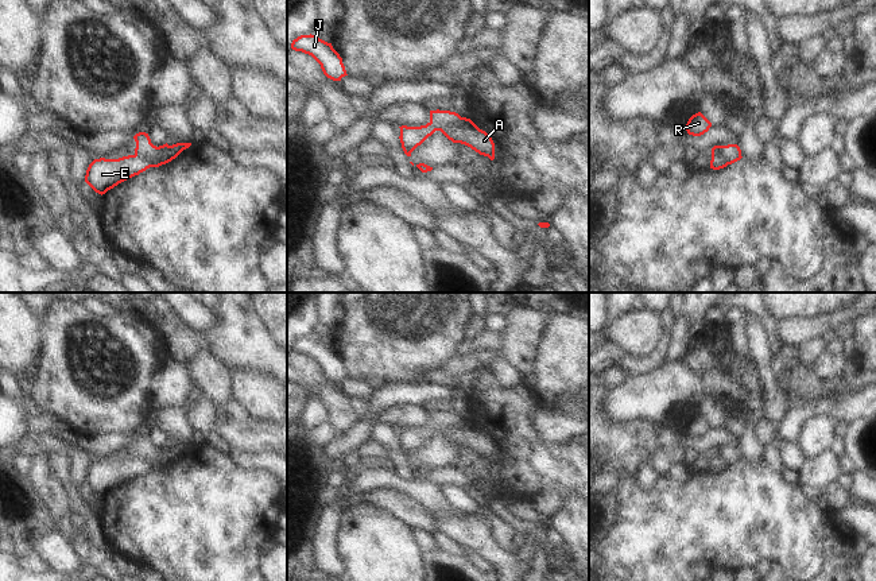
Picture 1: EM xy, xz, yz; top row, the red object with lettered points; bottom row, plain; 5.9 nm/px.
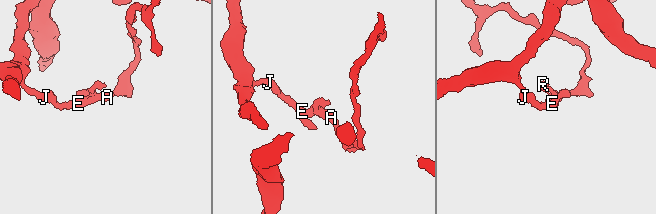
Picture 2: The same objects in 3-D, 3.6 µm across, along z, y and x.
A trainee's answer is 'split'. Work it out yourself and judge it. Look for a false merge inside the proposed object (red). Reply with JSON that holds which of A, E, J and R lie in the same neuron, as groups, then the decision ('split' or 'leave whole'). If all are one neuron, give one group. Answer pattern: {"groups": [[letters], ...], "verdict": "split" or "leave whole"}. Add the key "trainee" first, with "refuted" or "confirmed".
{"trainee": "confirmed", "groups": [["A", "R"], ["E", "J"]], "verdict": "split"}

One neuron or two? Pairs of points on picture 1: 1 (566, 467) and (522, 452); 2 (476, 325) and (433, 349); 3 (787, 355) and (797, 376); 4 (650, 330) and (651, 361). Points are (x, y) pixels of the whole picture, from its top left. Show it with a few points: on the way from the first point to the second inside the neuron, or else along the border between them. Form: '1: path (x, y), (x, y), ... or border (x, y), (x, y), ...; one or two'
1: path (555, 467), (537, 467), (533, 463); one
2: border (471, 316), (465, 326), (465, 337); two
3: path (787, 360), (793, 371); one
4: border (665, 330), (650, 355), (627, 353); two

